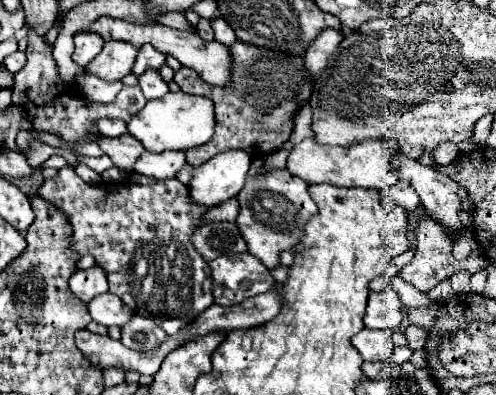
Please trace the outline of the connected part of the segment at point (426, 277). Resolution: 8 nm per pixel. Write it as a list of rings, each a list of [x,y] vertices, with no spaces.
[[[424,216],[416,228],[414,260],[400,270],[400,278],[420,292],[428,292],[460,270],[464,270],[464,264],[452,258],[452,238],[448,238],[432,218]]]

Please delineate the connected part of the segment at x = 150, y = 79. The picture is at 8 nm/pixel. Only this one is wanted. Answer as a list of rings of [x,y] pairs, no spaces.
[[[148,70],[148,74],[140,78],[140,88],[148,100],[162,98],[168,92],[168,84],[162,80],[162,76],[156,70]]]

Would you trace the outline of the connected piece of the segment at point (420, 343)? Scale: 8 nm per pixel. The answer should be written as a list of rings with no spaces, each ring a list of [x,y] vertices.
[[[410,324],[410,326],[406,328],[404,336],[406,336],[406,340],[408,340],[408,346],[410,346],[412,350],[416,350],[416,348],[424,348],[424,344],[426,344],[426,340],[428,340],[428,330],[422,328],[422,326]]]

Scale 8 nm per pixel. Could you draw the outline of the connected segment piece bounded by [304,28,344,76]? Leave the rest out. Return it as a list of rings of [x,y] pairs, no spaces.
[[[324,28],[316,36],[316,40],[308,46],[308,50],[304,54],[306,66],[308,66],[308,70],[310,70],[312,76],[318,76],[324,70],[328,58],[332,56],[332,52],[336,50],[336,46],[342,40],[344,40],[344,32],[342,30],[334,30],[334,28]]]

